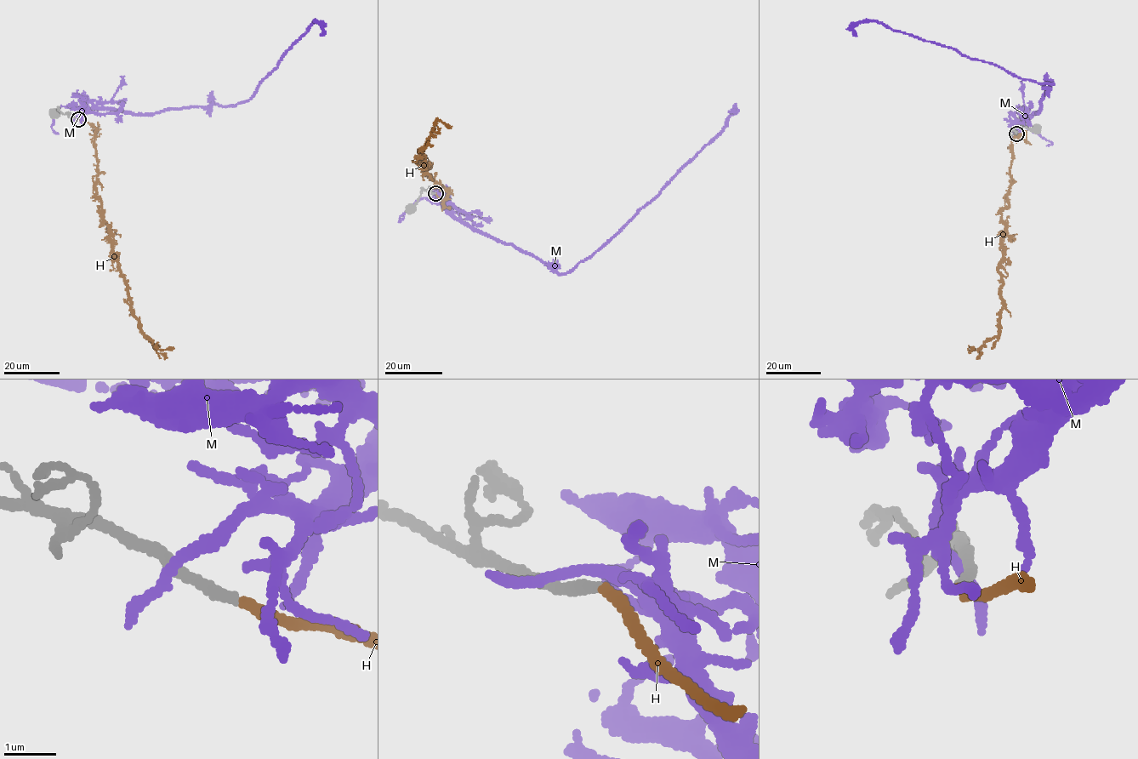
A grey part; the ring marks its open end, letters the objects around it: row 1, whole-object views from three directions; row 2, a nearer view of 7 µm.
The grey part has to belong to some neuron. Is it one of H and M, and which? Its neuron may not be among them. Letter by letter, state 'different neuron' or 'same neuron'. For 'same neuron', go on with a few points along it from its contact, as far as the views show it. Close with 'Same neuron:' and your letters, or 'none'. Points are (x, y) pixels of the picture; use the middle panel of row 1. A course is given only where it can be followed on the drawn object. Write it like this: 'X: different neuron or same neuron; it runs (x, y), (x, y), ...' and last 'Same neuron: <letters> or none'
H: same neuron; it runs (435, 193), (444, 200), (448, 193), (425, 174), (430, 167), (418, 151), (436, 119), (452, 127)
M: different neuron
Same neuron: H

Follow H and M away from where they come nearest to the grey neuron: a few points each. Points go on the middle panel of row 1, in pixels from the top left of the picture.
H: (435, 193), (444, 200), (448, 193), (425, 174), (430, 167), (418, 151), (436, 119), (452, 127)
M: (432, 193), (457, 218), (567, 273), (656, 196), (719, 133), (733, 111), (728, 111)

